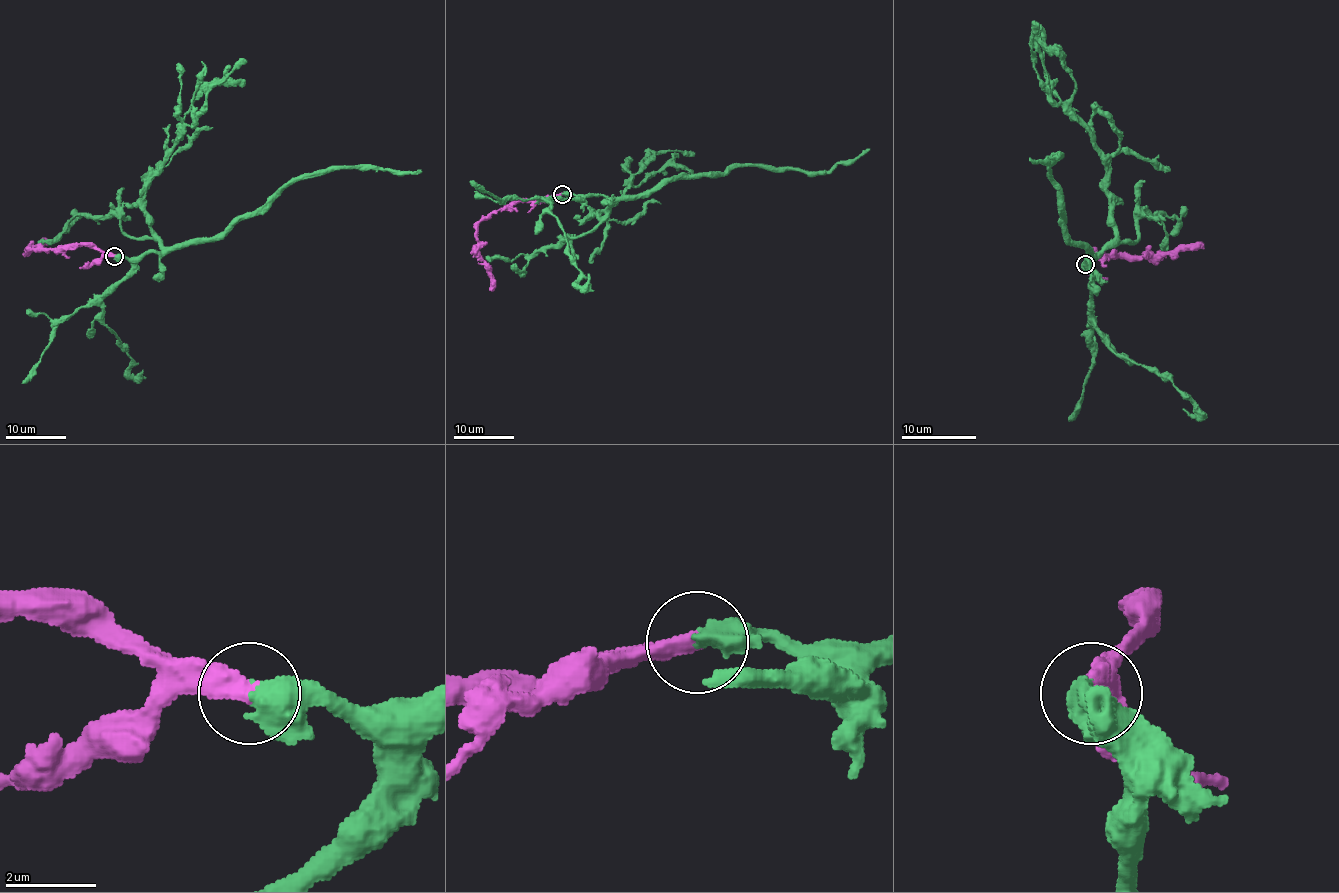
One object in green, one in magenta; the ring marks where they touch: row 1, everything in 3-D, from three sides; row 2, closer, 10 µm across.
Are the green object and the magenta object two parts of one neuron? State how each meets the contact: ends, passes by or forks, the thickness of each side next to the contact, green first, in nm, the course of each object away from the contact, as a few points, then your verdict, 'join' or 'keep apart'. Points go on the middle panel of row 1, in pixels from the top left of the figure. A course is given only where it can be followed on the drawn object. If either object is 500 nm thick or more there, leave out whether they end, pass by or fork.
550/480 nm | green via (562, 194), (630, 198), (666, 181), (725, 175), (737, 166), (831, 171), (869, 148) | magenta via (562, 194), (548, 195), (542, 200), (516, 200), (493, 210), (478, 224), (478, 259), (493, 291) | join

